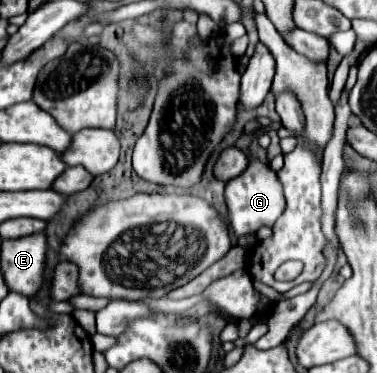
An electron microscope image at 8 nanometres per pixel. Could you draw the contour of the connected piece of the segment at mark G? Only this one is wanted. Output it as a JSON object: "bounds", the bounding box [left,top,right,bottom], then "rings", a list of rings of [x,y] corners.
{"bounds":[226,157,286,237],"rings":[[[250,157],[248,167],[236,179],[230,179],[226,183],[226,205],[230,211],[230,225],[232,225],[236,237],[254,233],[262,225],[274,225],[274,221],[282,215],[282,211],[286,207],[276,171],[272,171],[266,163]]]}

